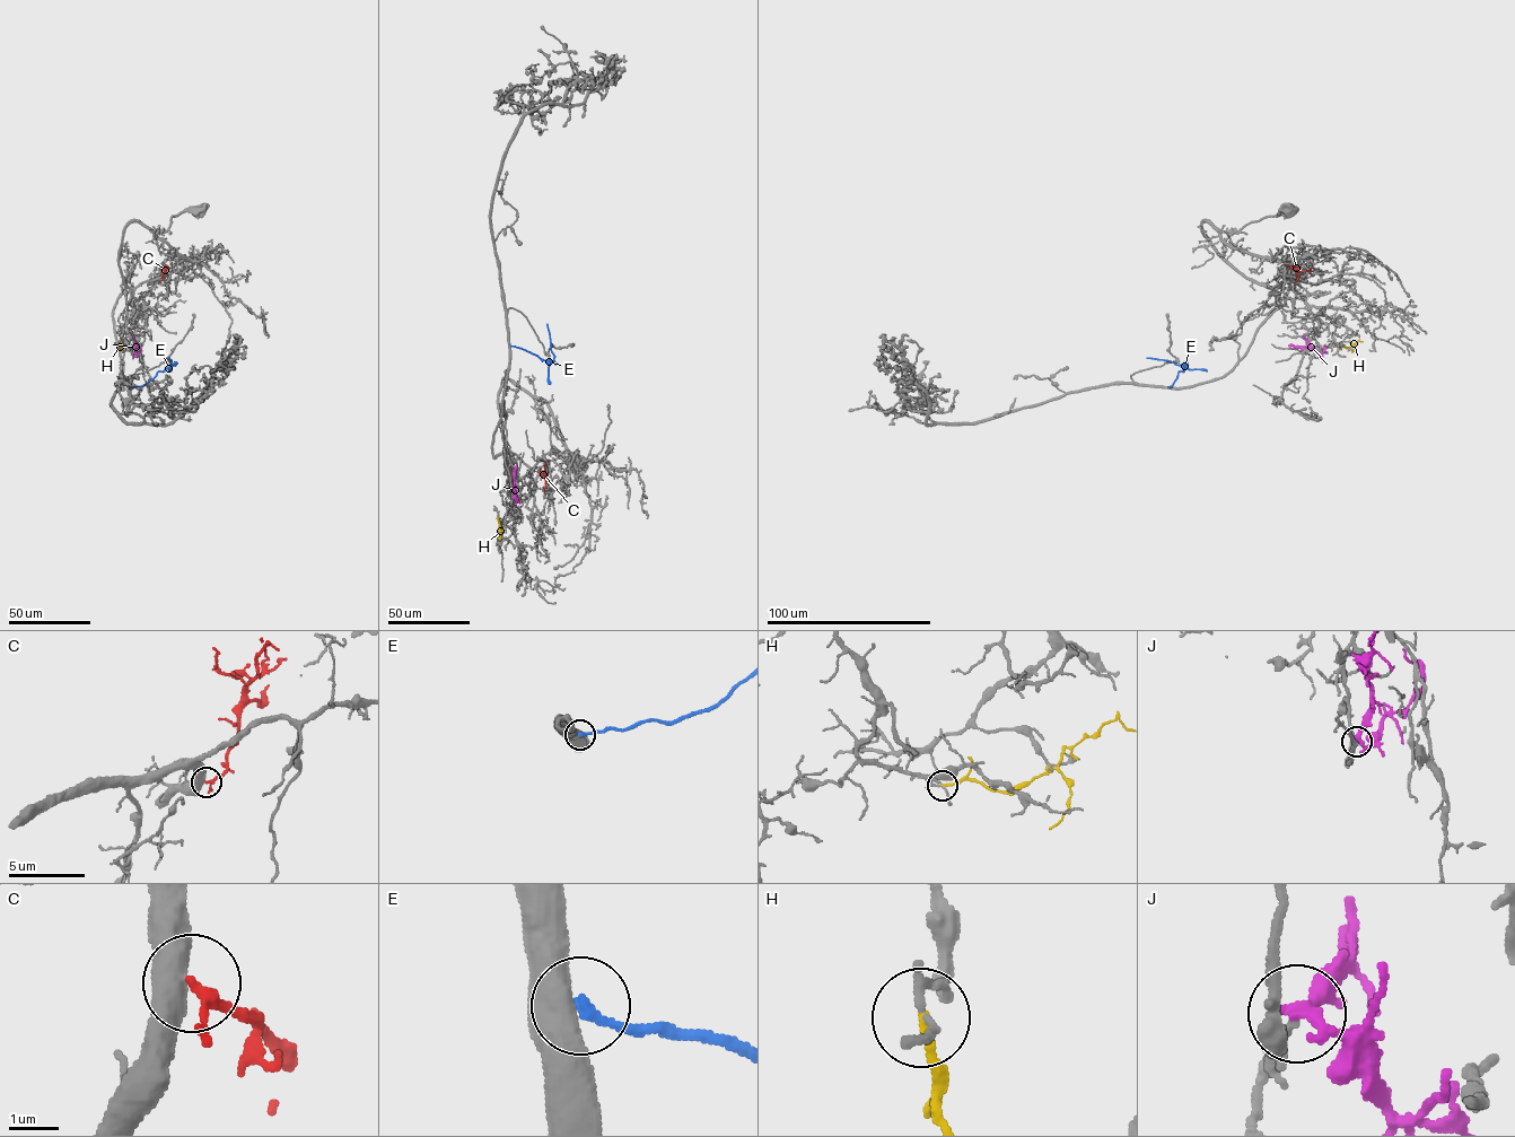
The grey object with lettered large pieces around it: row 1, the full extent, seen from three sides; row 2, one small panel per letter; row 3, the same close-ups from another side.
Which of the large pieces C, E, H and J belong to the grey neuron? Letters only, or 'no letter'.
C

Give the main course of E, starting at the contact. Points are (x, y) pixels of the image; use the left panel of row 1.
E: (131, 387), (146, 384), (158, 372), (175, 365), (167, 358)

